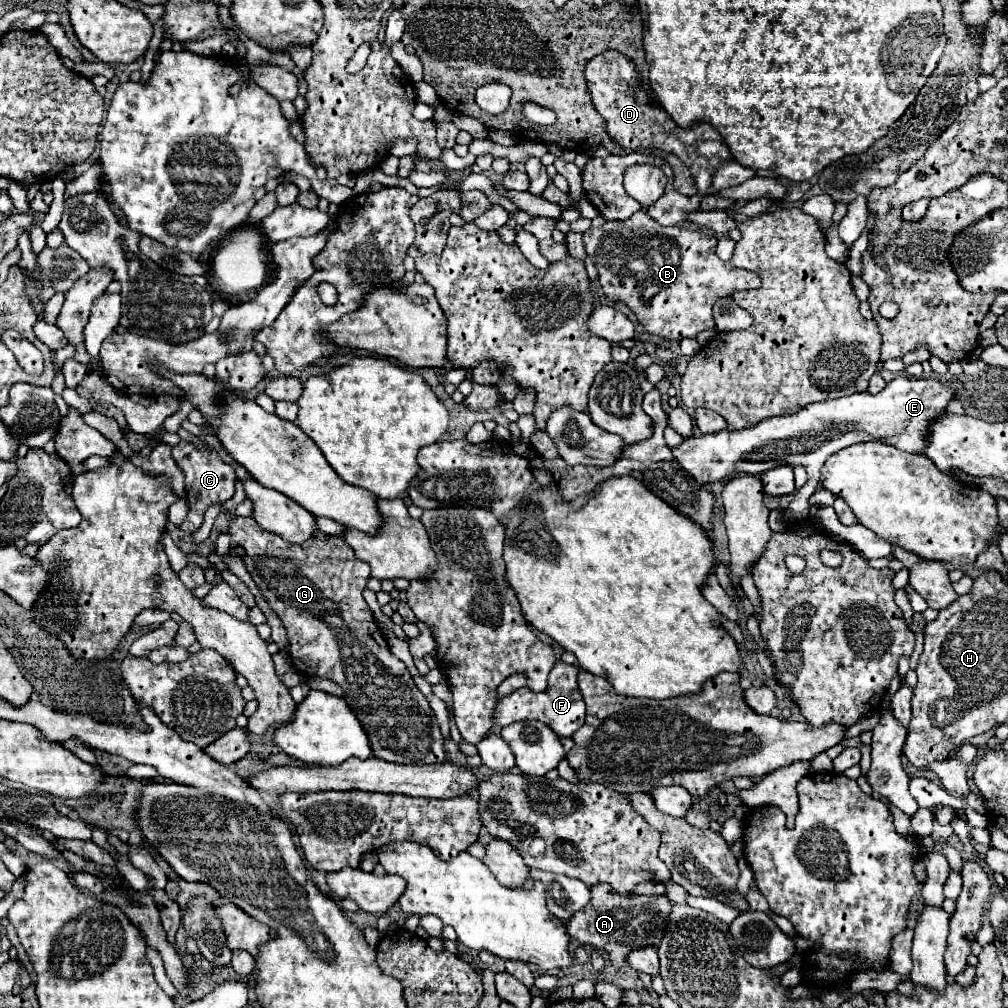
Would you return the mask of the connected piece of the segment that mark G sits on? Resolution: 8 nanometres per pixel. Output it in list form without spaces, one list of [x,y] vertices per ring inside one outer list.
[[[235,517],[229,525],[231,545],[241,545],[245,549],[245,565],[261,589],[269,607],[279,615],[289,637],[289,653],[293,665],[307,677],[331,679],[345,689],[347,705],[353,709],[361,727],[365,729],[371,751],[375,757],[391,763],[443,763],[445,747],[439,733],[439,723],[431,709],[423,709],[419,703],[427,703],[413,683],[403,661],[399,661],[391,651],[373,619],[371,609],[363,599],[363,589],[369,579],[369,565],[355,557],[355,551],[339,537],[331,541],[311,539],[305,545],[291,545],[279,535],[269,533],[257,525],[253,517]]]

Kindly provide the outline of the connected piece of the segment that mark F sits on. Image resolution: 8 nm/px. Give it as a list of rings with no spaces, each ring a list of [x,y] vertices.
[[[557,661],[553,671],[549,673],[549,685],[545,691],[535,693],[523,687],[497,701],[497,707],[493,713],[493,727],[505,727],[513,721],[523,721],[523,719],[539,719],[545,725],[549,725],[559,737],[571,737],[585,721],[585,701],[577,687],[577,673],[579,669],[575,665]]]

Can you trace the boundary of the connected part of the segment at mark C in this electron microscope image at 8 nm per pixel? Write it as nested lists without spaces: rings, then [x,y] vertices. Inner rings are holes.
[[[181,441],[177,447],[173,447],[173,459],[185,473],[185,491],[187,491],[187,503],[189,503],[189,513],[187,513],[185,521],[181,523],[181,529],[193,533],[201,527],[203,513],[207,511],[207,507],[211,503],[217,503],[217,501],[223,503],[233,497],[237,475],[235,475],[233,467],[223,463],[215,451],[211,451],[211,449],[199,451],[197,447],[193,447],[191,443],[185,443],[185,441]]]

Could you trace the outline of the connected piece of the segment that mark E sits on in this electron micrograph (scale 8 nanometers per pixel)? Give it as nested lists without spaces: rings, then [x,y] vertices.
[[[901,375],[887,383],[887,387],[877,395],[865,391],[833,401],[819,401],[793,415],[769,417],[749,429],[719,431],[685,439],[677,449],[673,449],[673,455],[701,485],[723,481],[733,473],[761,475],[777,465],[805,465],[809,481],[797,490],[785,513],[785,519],[795,523],[809,515],[807,499],[817,489],[821,467],[829,455],[861,441],[883,441],[901,451],[923,453],[927,425],[945,411],[949,399],[953,399],[953,391],[947,385],[935,379],[913,379]]]

